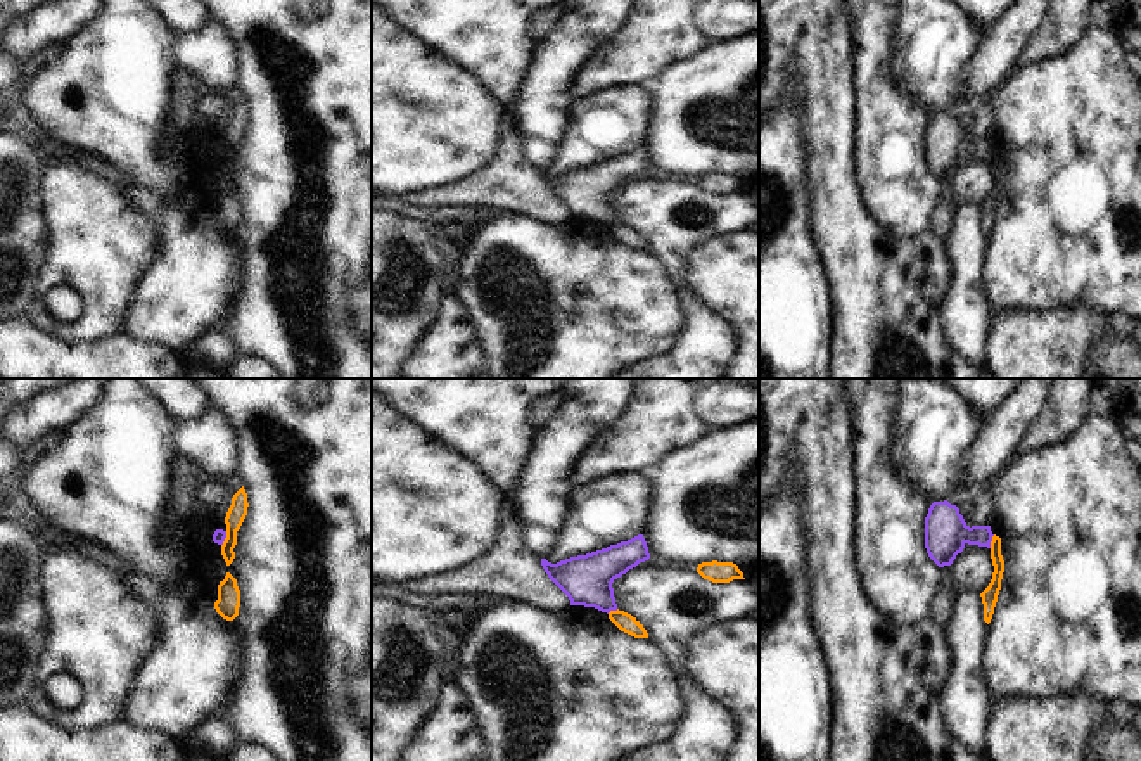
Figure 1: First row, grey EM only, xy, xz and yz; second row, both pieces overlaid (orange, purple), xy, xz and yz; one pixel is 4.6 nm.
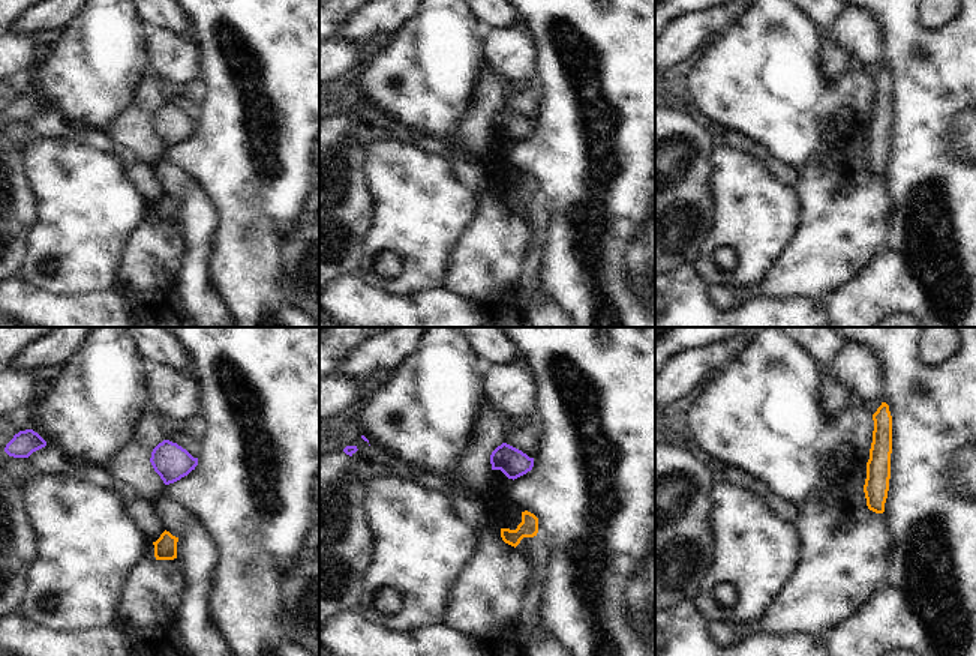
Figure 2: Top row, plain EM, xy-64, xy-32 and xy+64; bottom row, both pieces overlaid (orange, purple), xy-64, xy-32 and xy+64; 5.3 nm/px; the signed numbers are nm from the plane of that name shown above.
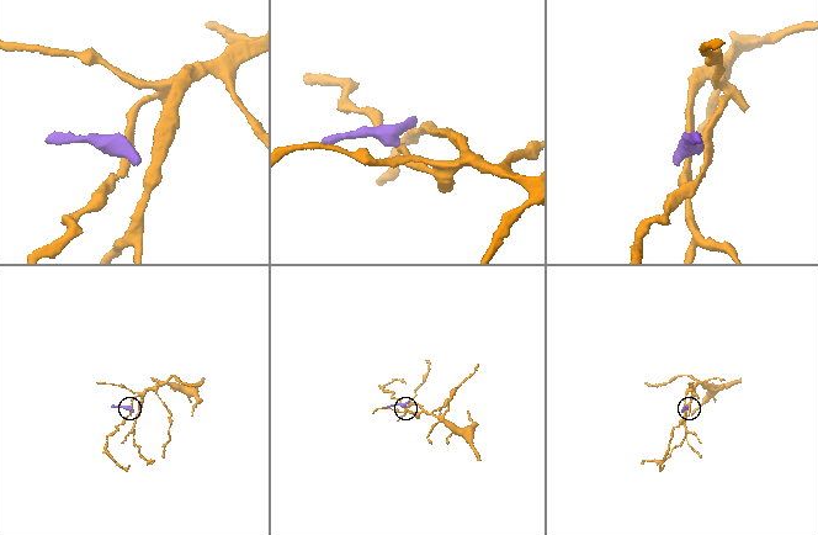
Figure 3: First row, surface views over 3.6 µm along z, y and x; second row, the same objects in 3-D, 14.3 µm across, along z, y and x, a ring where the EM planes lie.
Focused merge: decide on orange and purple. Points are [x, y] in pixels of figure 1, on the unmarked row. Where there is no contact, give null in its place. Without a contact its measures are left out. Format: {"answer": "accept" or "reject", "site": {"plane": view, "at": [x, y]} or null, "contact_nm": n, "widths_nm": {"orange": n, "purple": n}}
{"answer": "reject", "site": {"plane": "yz", "at": [991, 154]}, "contact_nm": 70, "widths_nm": {"orange": 80, "purple": 200}}

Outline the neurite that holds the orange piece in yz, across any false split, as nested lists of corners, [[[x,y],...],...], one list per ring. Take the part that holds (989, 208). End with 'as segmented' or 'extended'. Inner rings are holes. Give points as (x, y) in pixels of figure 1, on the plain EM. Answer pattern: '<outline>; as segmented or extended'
[[[996,147],[992,149],[992,154],[991,154],[991,171],[992,171],[992,178],[994,178],[992,192],[991,192],[989,199],[980,206],[982,216],[984,216],[984,233],[987,237],[992,232],[998,208],[1001,202],[1003,185],[1004,185],[1004,173],[1001,168],[1001,150]]]; as segmented

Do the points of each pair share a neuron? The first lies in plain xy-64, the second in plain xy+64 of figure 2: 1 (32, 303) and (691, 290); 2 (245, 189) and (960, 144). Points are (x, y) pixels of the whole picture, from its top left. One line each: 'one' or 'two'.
1: one
2: two

